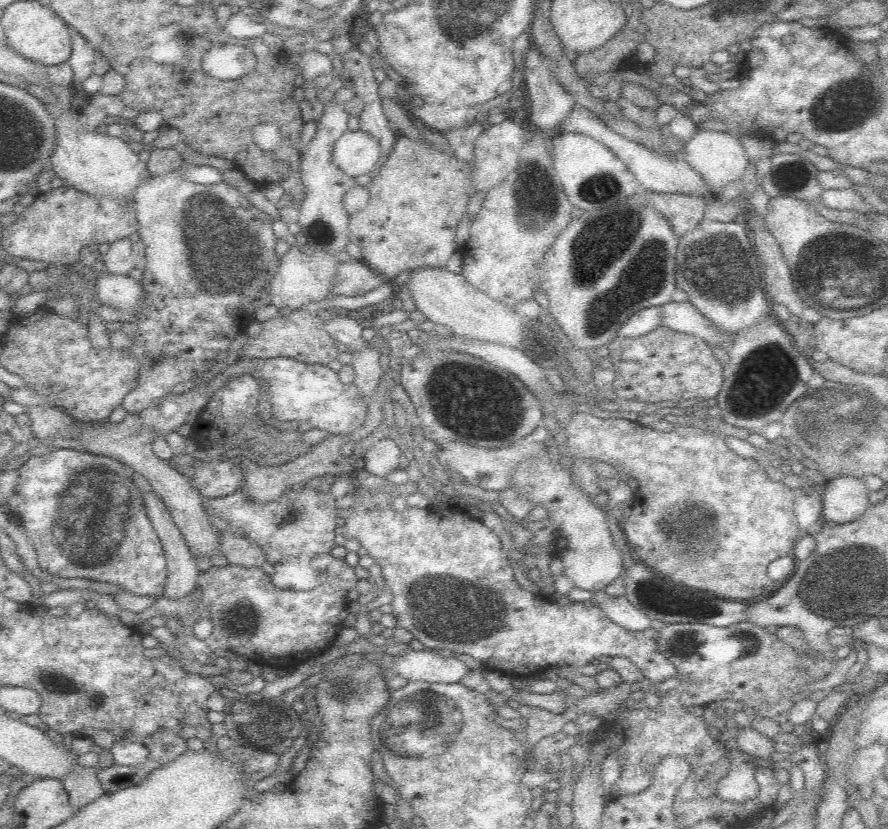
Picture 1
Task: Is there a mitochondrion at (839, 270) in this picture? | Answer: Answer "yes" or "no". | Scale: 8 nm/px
yes

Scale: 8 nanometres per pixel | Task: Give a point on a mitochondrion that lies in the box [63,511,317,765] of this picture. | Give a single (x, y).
(265, 716)

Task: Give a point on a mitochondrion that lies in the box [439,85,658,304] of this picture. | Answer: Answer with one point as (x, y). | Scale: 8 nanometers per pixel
(603, 240)

